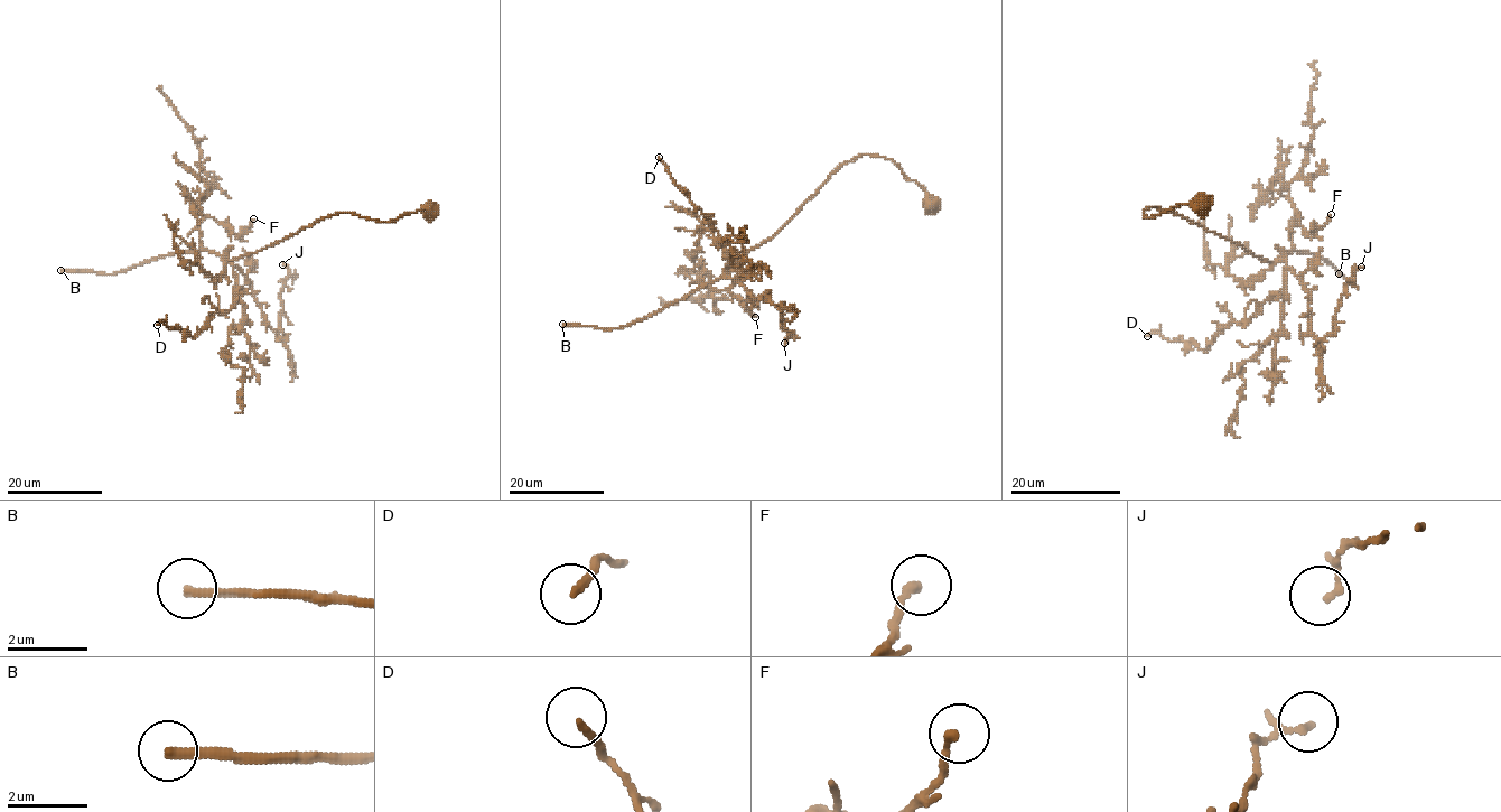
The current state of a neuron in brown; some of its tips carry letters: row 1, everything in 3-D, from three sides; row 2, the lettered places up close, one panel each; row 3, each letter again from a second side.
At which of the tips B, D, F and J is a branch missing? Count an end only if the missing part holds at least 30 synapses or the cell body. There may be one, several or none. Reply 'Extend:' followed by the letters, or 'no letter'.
Extend: B

